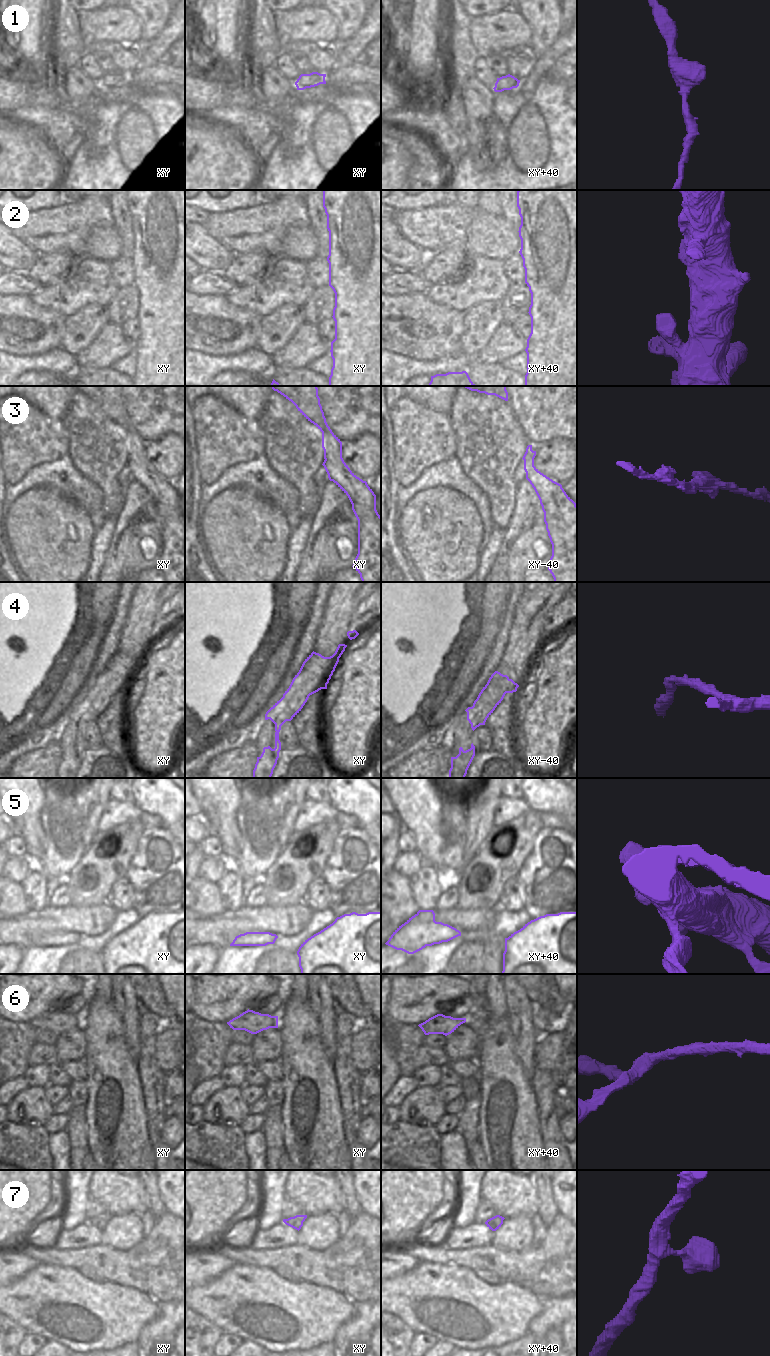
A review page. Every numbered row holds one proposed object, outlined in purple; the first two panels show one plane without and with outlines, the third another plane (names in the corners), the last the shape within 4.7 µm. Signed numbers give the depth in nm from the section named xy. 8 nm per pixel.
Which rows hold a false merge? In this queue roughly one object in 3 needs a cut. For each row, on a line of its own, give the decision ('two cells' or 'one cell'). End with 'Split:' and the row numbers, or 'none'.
1: one cell
2: one cell
3: one cell
4: one cell
5: one cell
6: one cell
7: one cell
Split: none

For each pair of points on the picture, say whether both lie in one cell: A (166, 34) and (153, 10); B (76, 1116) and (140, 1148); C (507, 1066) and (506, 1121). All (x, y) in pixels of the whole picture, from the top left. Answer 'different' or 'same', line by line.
A: different
B: different
C: same

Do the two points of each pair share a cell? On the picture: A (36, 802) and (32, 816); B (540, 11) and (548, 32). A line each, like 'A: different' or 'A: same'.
A: same
B: same

